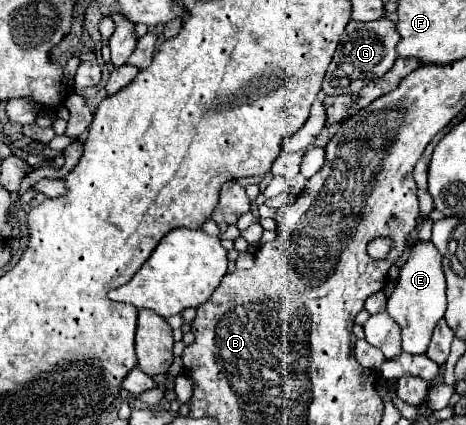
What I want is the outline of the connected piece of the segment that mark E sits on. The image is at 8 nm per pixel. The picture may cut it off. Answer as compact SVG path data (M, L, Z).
M417 242L409 250L409 258L399 266L399 276L393 294L387 300L387 312L401 326L403 352L423 354L429 346L437 322L445 314L445 276L441 268L441 254L433 242Z

